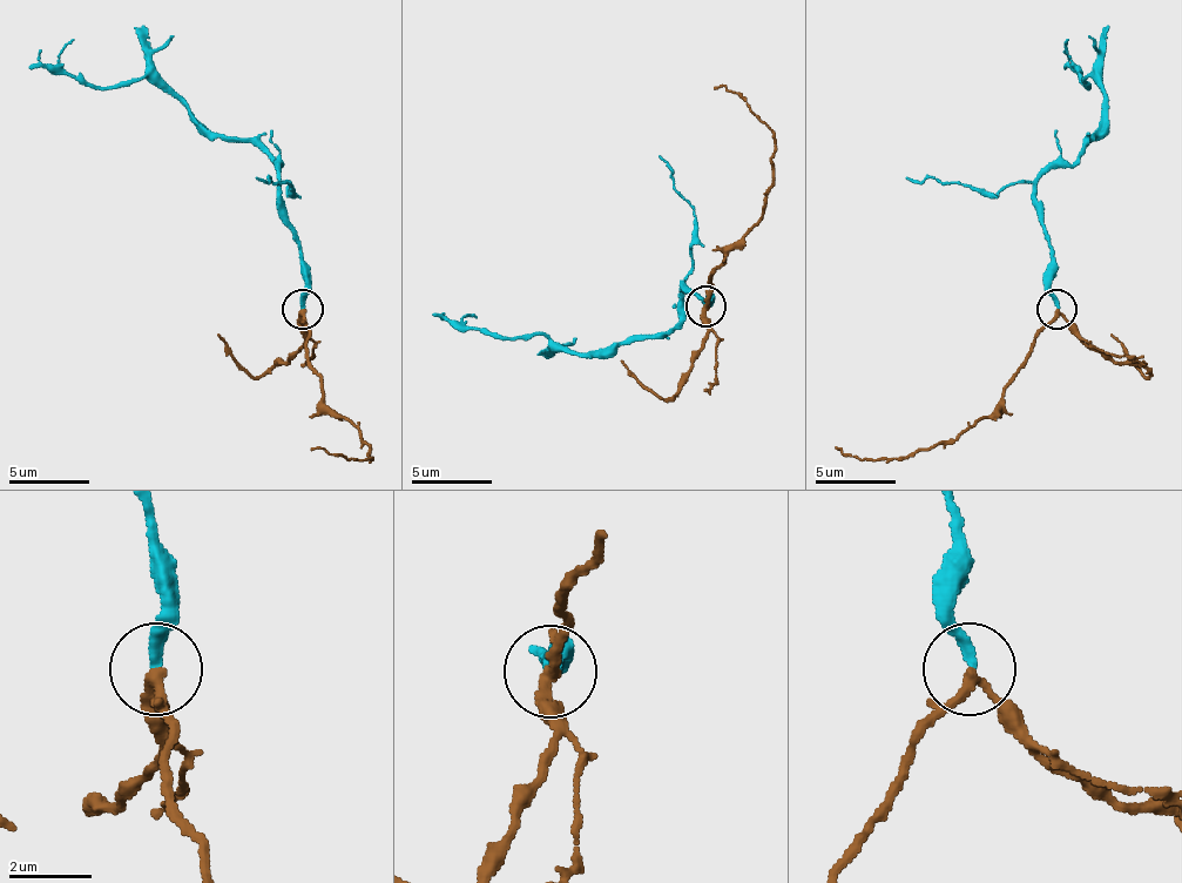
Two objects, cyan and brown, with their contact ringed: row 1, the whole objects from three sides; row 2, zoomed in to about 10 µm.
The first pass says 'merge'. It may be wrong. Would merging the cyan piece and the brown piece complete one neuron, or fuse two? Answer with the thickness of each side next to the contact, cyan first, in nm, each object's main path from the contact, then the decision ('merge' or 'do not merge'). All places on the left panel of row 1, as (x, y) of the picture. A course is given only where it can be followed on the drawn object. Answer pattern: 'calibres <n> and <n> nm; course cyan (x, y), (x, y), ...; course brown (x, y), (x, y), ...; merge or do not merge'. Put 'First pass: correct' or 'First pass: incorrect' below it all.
calibres 280 and 200 nm; course cyan (302, 307), (302, 245), (265, 153), (213, 137), (148, 76), (80, 85), (52, 73), (40, 48); course brown (302, 310), (322, 399), (358, 431), (370, 447), (370, 459), (310, 451); merge
First pass: correct

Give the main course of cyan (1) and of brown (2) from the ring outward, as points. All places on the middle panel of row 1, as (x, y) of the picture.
1: (704, 305), (709, 297), (684, 285), (681, 322), (668, 334), (572, 354), (552, 337), (456, 329), (443, 314)
2: (704, 305), (724, 253), (761, 216), (774, 181), (774, 132), (733, 92), (713, 88)

